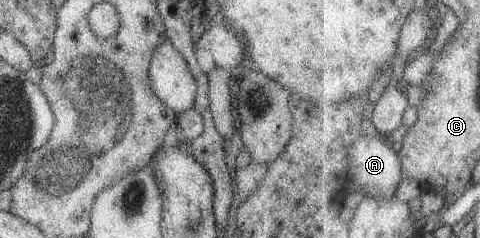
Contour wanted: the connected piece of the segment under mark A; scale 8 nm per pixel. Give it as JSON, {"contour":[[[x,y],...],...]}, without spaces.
{"contour":[[[383,136],[363,137],[355,141],[349,147],[347,161],[349,161],[350,180],[355,181],[356,185],[368,191],[364,196],[393,197],[397,193],[397,187],[403,178],[402,161],[399,159],[398,153],[393,151],[390,141]]]}

